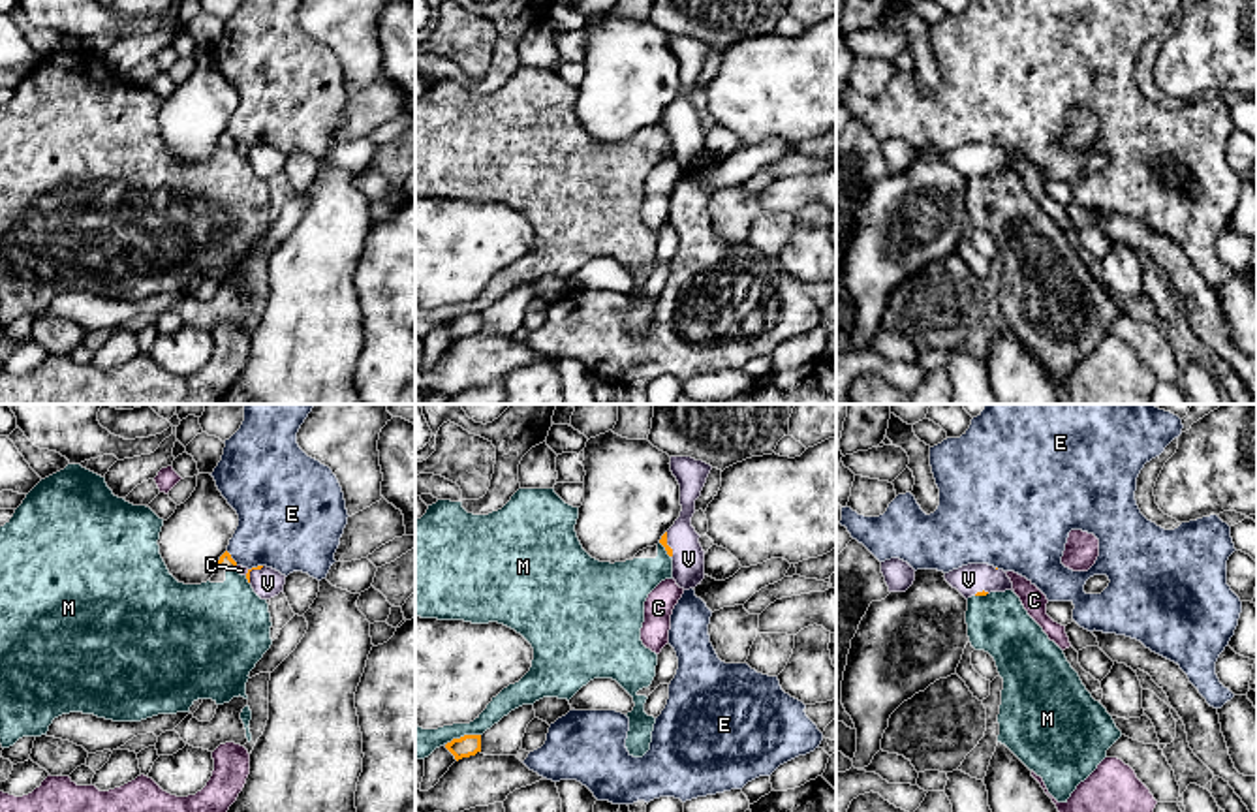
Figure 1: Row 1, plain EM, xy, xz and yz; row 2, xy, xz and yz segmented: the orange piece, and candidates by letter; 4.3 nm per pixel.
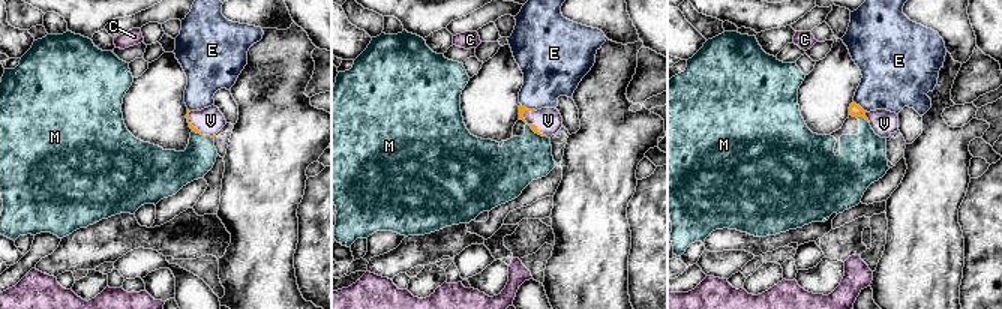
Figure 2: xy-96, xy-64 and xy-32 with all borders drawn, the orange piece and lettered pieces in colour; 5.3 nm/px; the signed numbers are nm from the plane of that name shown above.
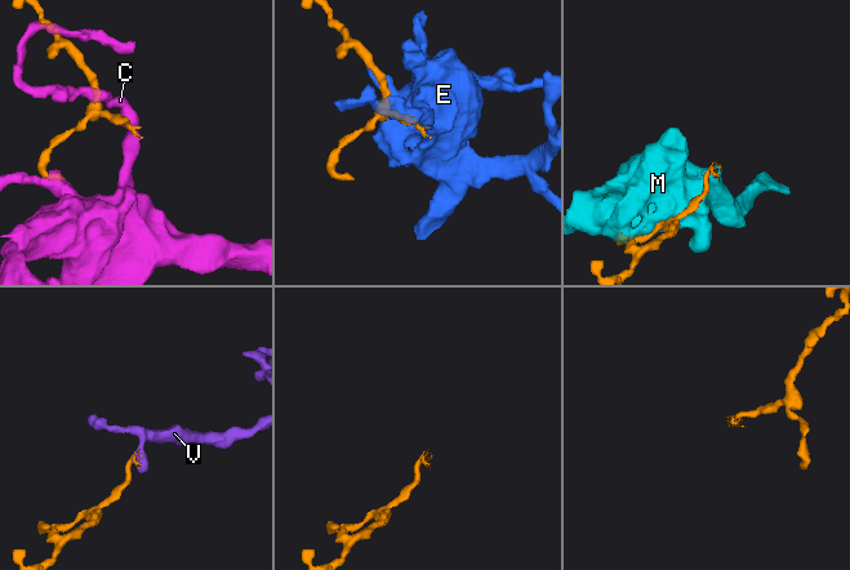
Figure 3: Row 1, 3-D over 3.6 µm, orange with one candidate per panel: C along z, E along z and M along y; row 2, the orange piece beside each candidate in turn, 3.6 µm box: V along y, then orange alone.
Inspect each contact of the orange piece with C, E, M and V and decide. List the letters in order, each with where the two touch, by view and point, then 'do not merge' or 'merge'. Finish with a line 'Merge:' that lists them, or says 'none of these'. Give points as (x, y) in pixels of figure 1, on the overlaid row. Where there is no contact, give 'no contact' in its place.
C: xy (248, 572) | do not merge
E: xy (232, 559) | do not merge
M: xz (465, 735) | do not merge
V: xz (667, 546) | merge
Merge: V

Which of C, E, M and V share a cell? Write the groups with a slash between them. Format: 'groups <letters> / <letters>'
groups C / E / M / V

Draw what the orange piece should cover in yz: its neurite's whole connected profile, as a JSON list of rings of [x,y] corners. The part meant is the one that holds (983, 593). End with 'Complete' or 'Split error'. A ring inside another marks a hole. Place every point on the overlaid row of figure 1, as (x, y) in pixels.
[[[968,564],[943,575],[966,600],[990,592],[1013,590],[1013,583],[1003,570],[988,564]]]. Split error

